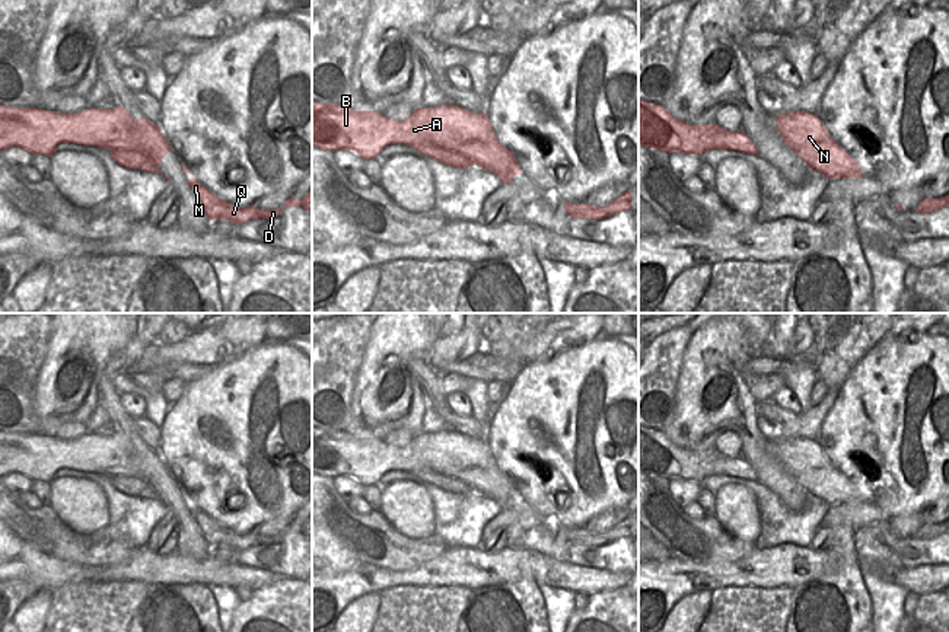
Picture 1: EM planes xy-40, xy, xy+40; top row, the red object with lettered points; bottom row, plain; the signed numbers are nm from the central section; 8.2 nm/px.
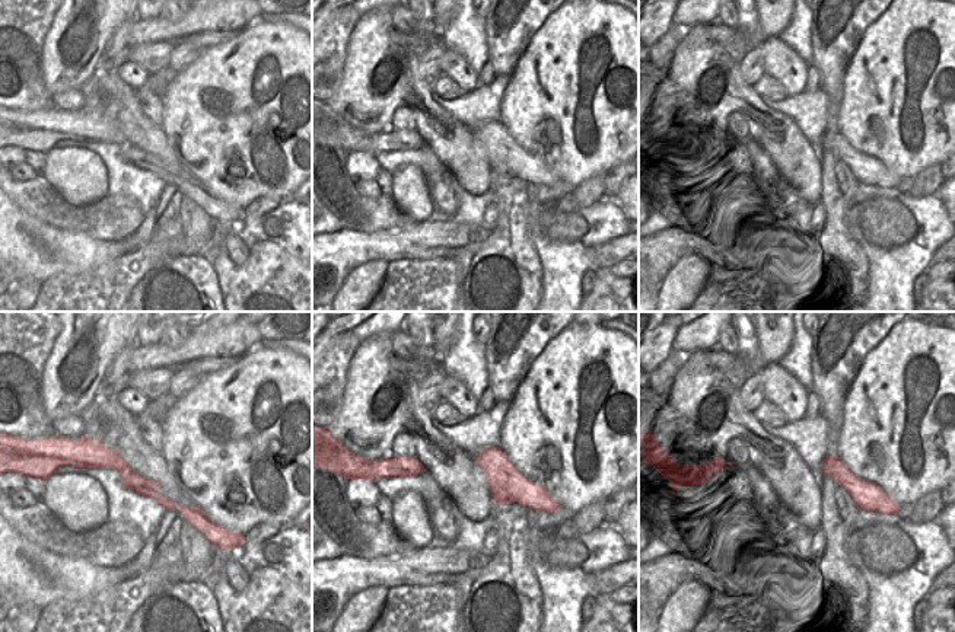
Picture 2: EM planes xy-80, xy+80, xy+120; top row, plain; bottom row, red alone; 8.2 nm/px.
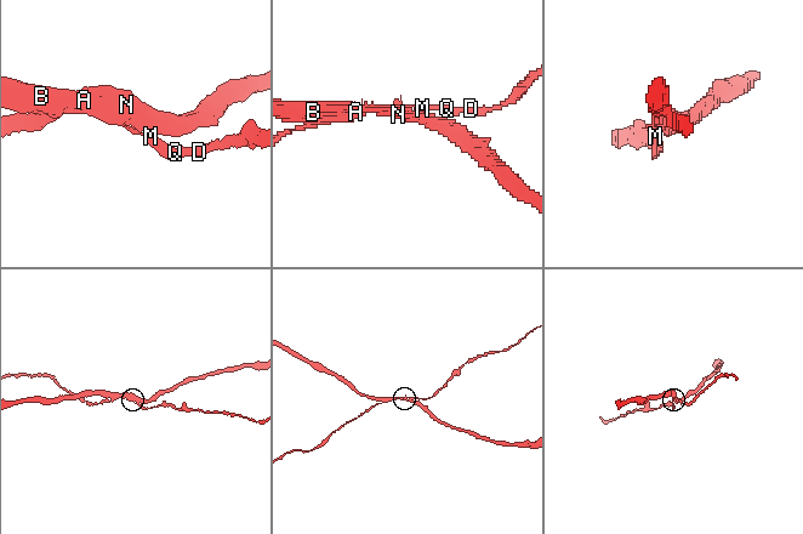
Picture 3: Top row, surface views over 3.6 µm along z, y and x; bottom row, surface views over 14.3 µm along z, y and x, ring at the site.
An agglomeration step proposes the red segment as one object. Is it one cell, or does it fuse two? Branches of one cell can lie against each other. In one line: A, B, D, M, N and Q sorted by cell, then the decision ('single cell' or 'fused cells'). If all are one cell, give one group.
groups A B N / D M Q; fused cells

